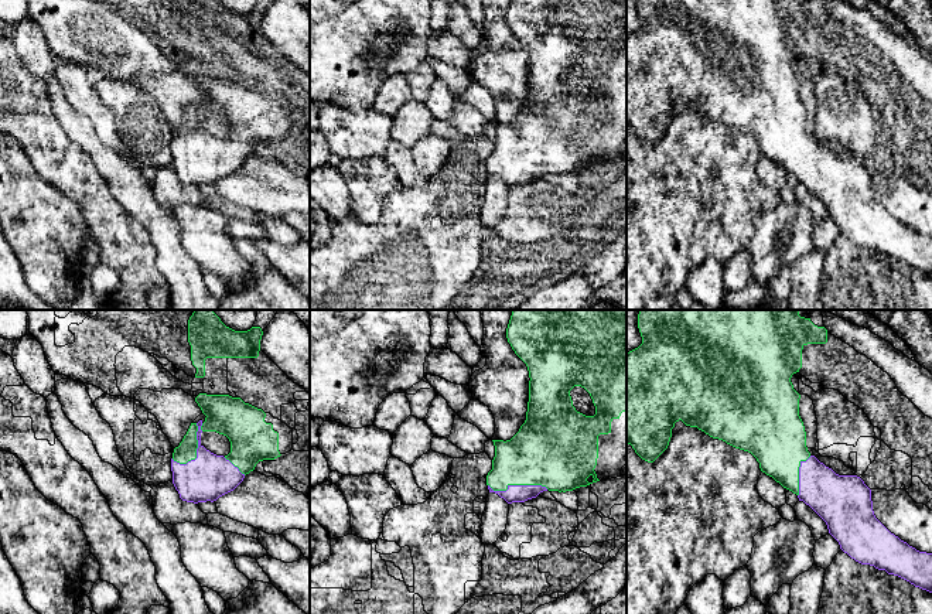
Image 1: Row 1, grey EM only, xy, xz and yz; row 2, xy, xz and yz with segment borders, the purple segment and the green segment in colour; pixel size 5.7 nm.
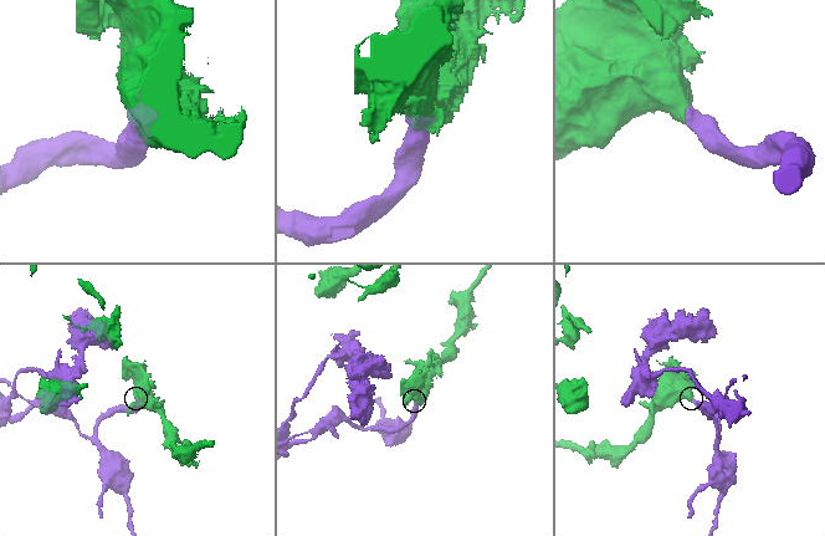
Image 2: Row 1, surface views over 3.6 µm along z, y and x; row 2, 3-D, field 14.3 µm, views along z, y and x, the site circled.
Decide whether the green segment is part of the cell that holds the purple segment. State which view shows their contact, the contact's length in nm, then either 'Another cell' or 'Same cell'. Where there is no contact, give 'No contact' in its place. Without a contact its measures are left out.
Touches purple in xy. Shared border 280 nm. Same cell

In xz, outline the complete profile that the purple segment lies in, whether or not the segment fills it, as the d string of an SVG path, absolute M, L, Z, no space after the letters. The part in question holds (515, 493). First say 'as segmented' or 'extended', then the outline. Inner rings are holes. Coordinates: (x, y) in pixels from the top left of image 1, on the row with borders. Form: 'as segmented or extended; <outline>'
extended; M512 310L512 315L506 328L506 338L515 354L526 364L529 371L529 402L526 420L519 431L511 440L492 440L495 446L495 457L492 470L487 475L489 492L498 494L508 504L525 502L536 498L543 491L573 491L587 487L601 480L621 477L621 470L627 465L627 310ZM574 386L584 388L595 406L594 416L586 416L576 410L570 396Z

